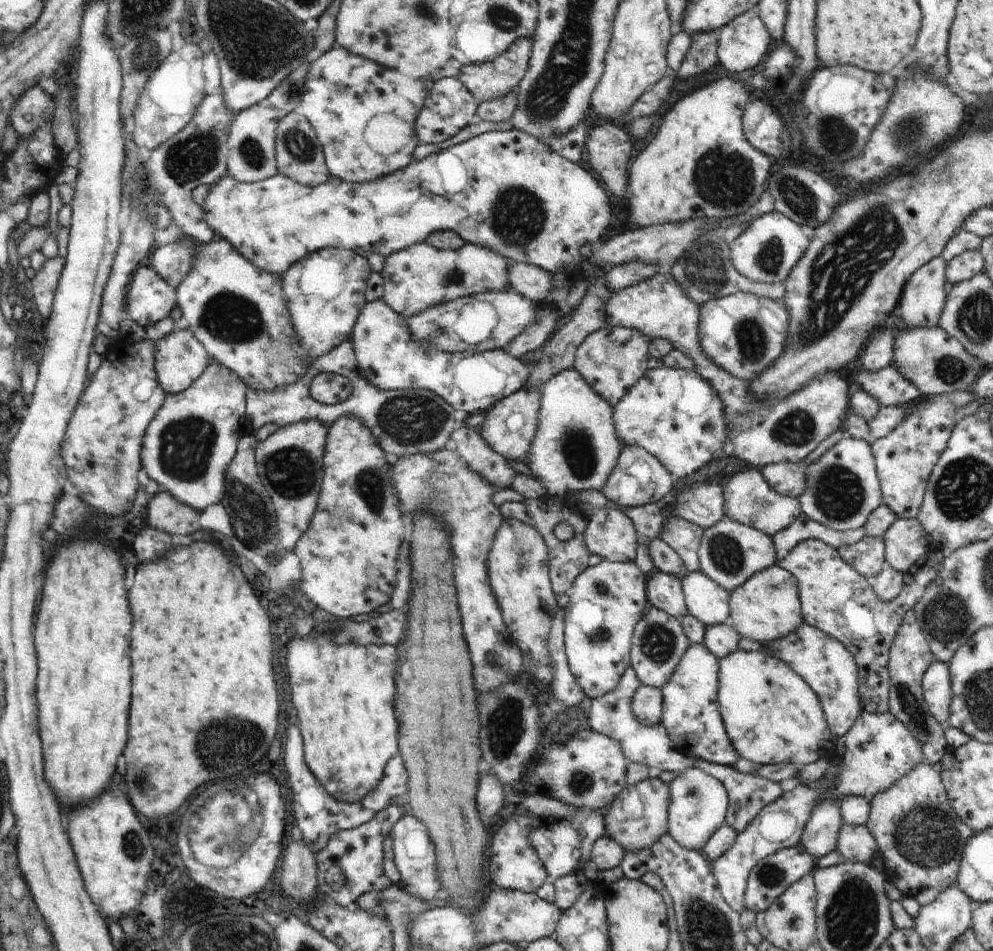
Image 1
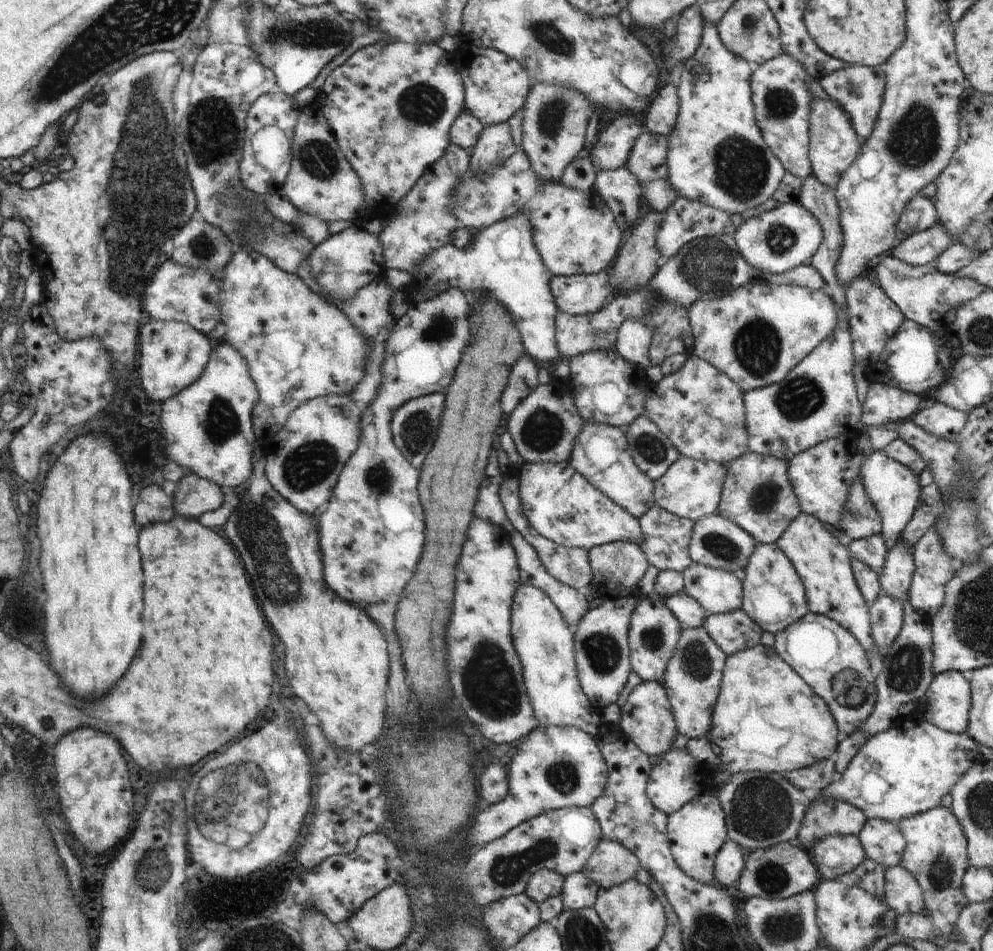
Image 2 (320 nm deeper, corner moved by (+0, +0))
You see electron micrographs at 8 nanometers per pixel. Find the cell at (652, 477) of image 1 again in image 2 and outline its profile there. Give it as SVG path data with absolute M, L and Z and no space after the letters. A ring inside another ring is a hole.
M640 415L634 422L631 422L625 435L632 460L643 474L653 481L662 478L670 465L681 457L671 440L646 415Z

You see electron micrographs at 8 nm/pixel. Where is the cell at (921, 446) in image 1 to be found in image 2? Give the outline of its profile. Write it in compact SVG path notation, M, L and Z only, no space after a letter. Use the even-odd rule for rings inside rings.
M875 451L864 459L860 476L868 498L873 502L874 508L880 515L881 537L890 550L890 547L893 547L901 538L901 532L907 527L915 508L918 506L922 490L919 476L903 464L890 459L882 451Z

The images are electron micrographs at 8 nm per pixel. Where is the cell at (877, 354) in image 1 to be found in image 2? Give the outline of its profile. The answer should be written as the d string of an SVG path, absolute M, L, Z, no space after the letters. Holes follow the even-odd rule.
M858 277L846 286L845 299L849 312L849 331L853 340L855 364L863 368L882 359L887 340L906 326L907 320L895 302L879 287Z

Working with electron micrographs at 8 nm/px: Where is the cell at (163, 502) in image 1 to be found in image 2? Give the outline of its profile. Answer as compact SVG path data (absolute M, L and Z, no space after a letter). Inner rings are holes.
M190 472L180 479L178 491L173 496L177 514L196 520L201 514L220 508L222 503L221 487Z

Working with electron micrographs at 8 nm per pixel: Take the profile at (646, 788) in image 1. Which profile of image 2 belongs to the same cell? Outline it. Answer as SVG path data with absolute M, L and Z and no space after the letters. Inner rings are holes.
M688 746L683 748L673 748L660 756L650 756L652 762L651 770L648 772L649 779L646 787L646 794L651 803L661 810L666 816L676 812L682 805L690 802L696 795L702 792L702 781L705 780L710 771L706 764L696 764L694 757L689 755Z

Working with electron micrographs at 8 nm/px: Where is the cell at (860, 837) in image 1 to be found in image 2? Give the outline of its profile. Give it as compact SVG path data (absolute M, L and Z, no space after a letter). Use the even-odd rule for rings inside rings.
M866 819L857 837L867 858L885 868L895 867L903 859L907 842L896 823Z

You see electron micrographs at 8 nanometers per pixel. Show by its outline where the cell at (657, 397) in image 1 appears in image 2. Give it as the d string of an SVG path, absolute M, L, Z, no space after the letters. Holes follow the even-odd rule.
M692 355L687 357L686 362L675 373L663 377L655 384L649 383L642 415L657 424L682 457L713 460L727 466L730 461L749 451L743 394L743 390L726 374L709 362Z

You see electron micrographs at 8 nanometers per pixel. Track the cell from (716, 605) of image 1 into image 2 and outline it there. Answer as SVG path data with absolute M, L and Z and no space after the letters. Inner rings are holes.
M692 563L682 572L683 590L699 602L709 614L740 609L742 588L739 574Z

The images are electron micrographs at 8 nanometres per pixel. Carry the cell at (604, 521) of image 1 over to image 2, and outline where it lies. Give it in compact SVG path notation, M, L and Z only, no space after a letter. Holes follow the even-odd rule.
M614 541L588 551L593 580L598 589L636 590L649 567L646 555L634 543Z

